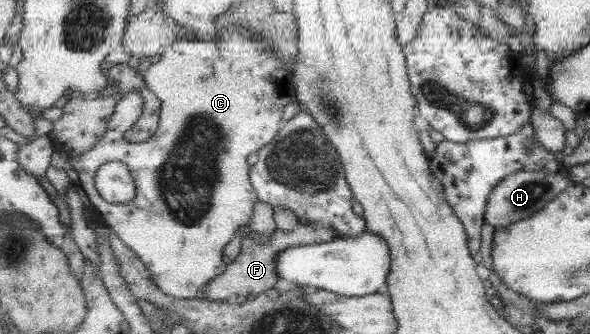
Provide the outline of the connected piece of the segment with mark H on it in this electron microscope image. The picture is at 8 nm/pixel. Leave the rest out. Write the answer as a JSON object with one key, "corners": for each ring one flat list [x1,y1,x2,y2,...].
{"corners":[[565,169,558,173,535,173,530,171,515,172,509,178,498,183,489,196,486,207,485,222,495,228,495,232,507,224,517,223,530,218,535,212,541,211,550,201,565,191,572,181]]}

